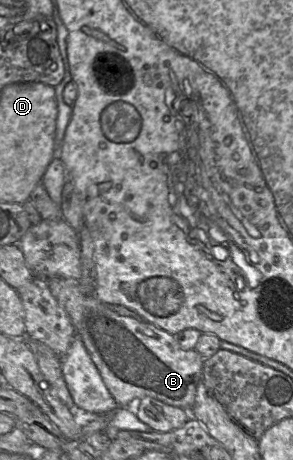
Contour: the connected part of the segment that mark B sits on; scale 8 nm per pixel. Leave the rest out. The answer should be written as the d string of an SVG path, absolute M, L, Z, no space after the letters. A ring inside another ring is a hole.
M51 277L43 282L70 317L77 337L82 340L118 408L131 408L138 399L144 397L153 397L186 411L193 408L197 386L202 381L205 360L195 349L183 350L174 335L148 321L140 321L116 313L98 300L94 294L84 293L77 279Z

